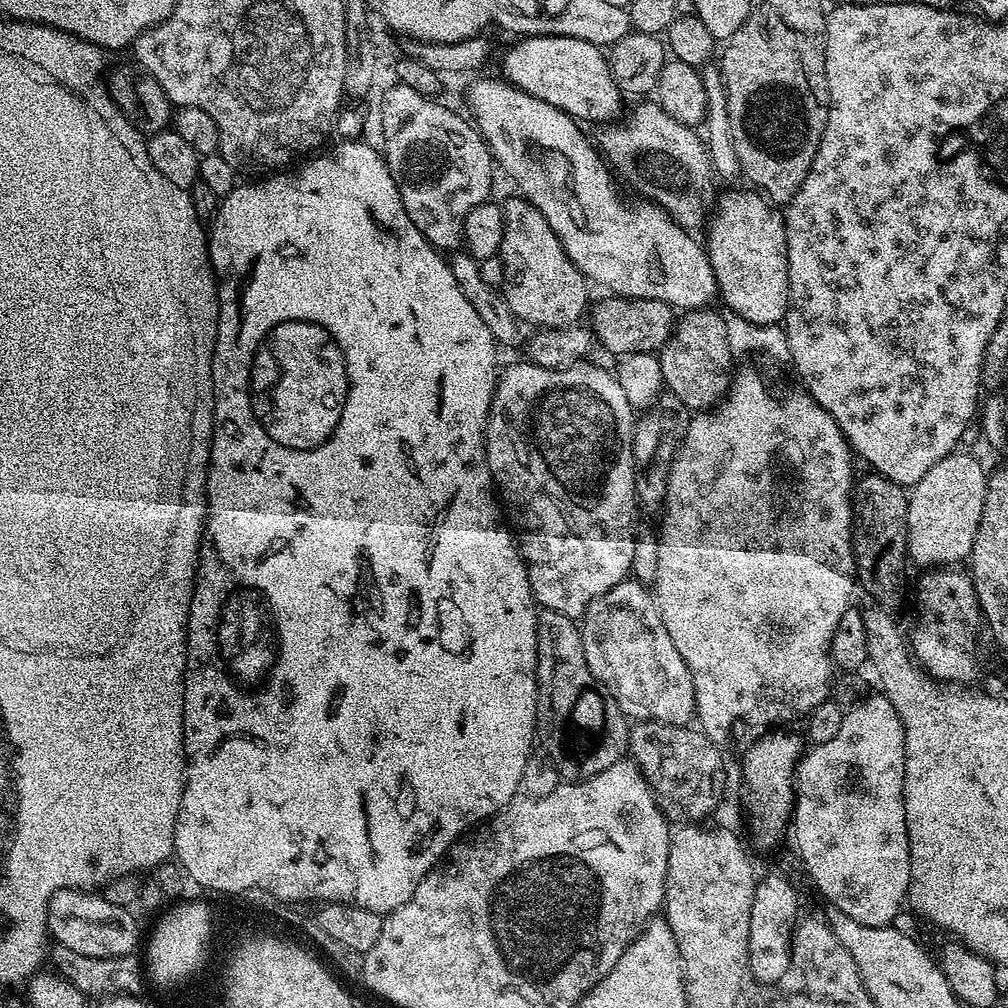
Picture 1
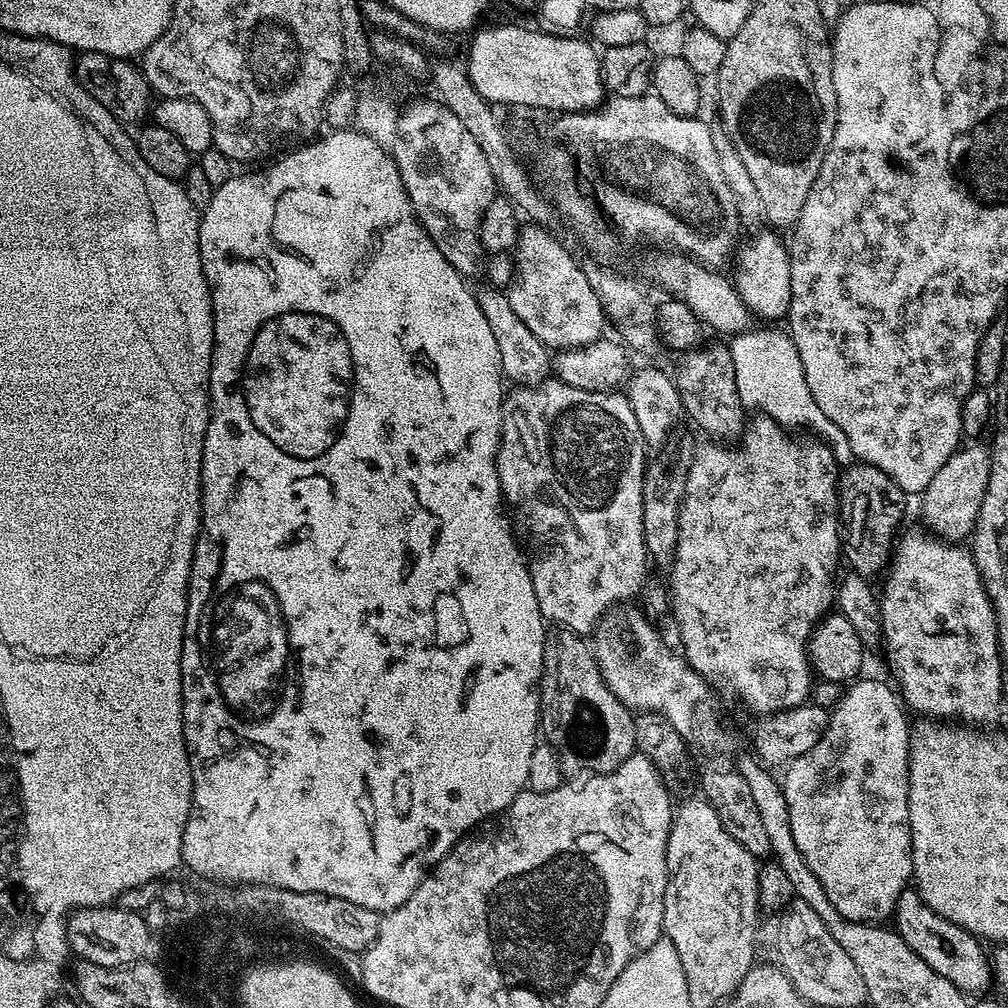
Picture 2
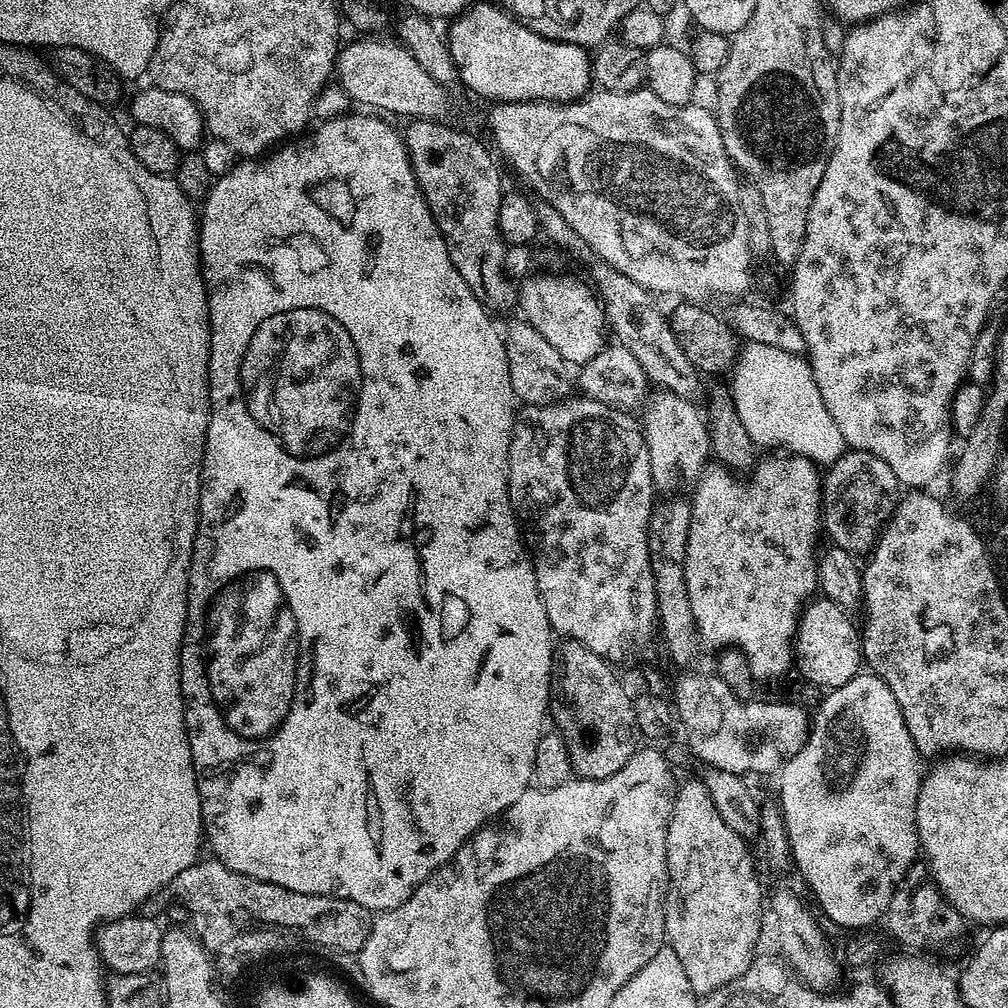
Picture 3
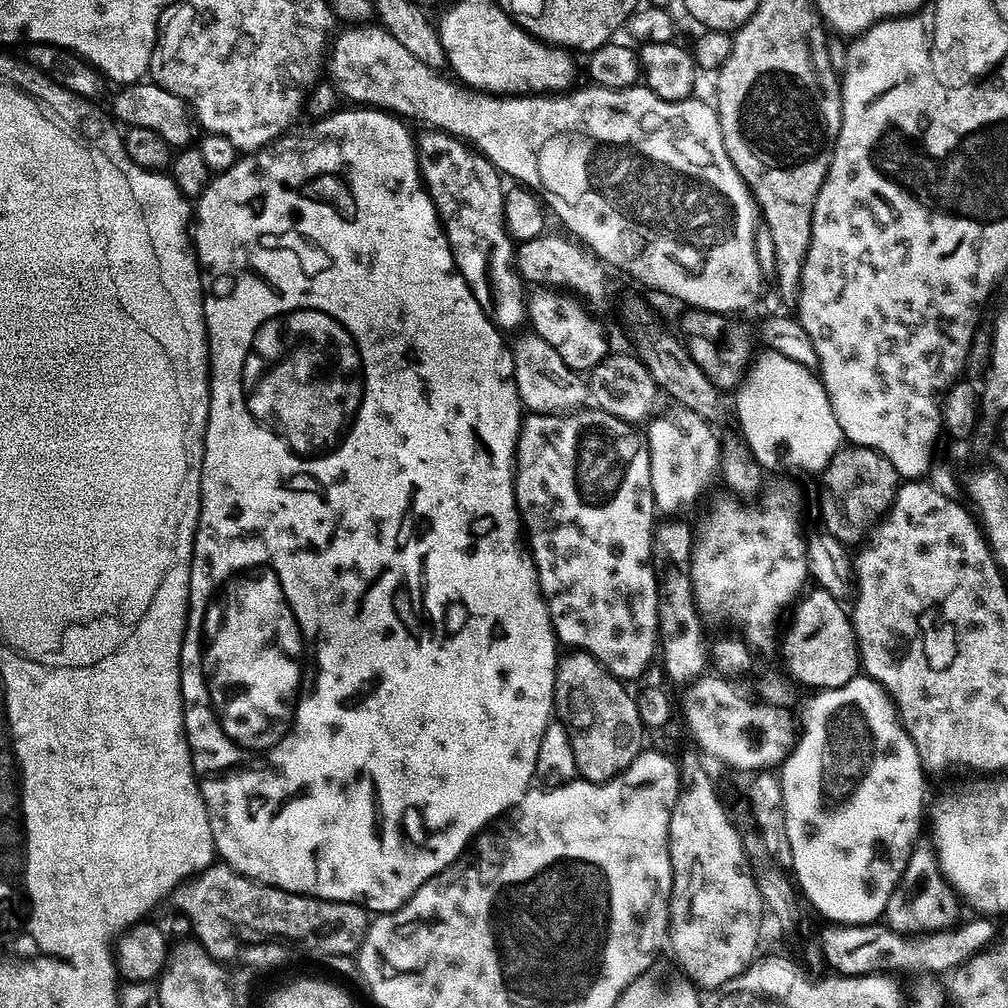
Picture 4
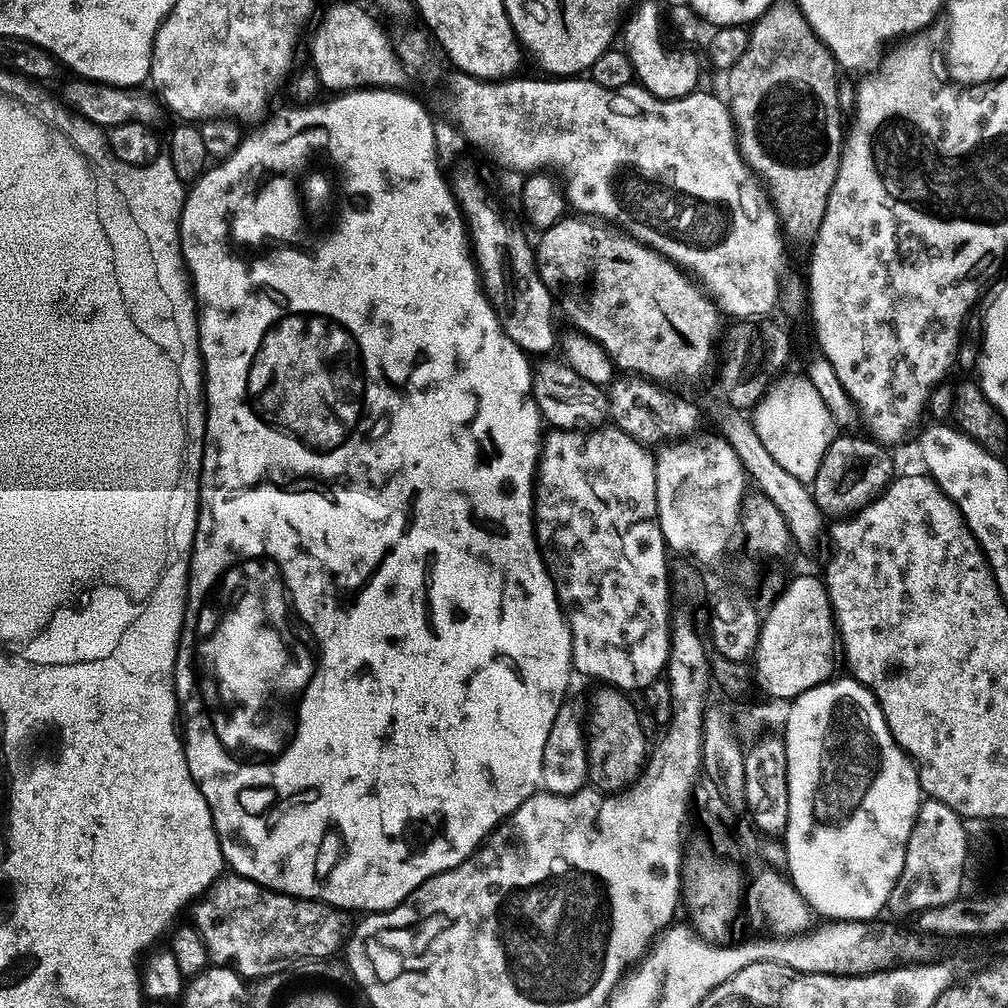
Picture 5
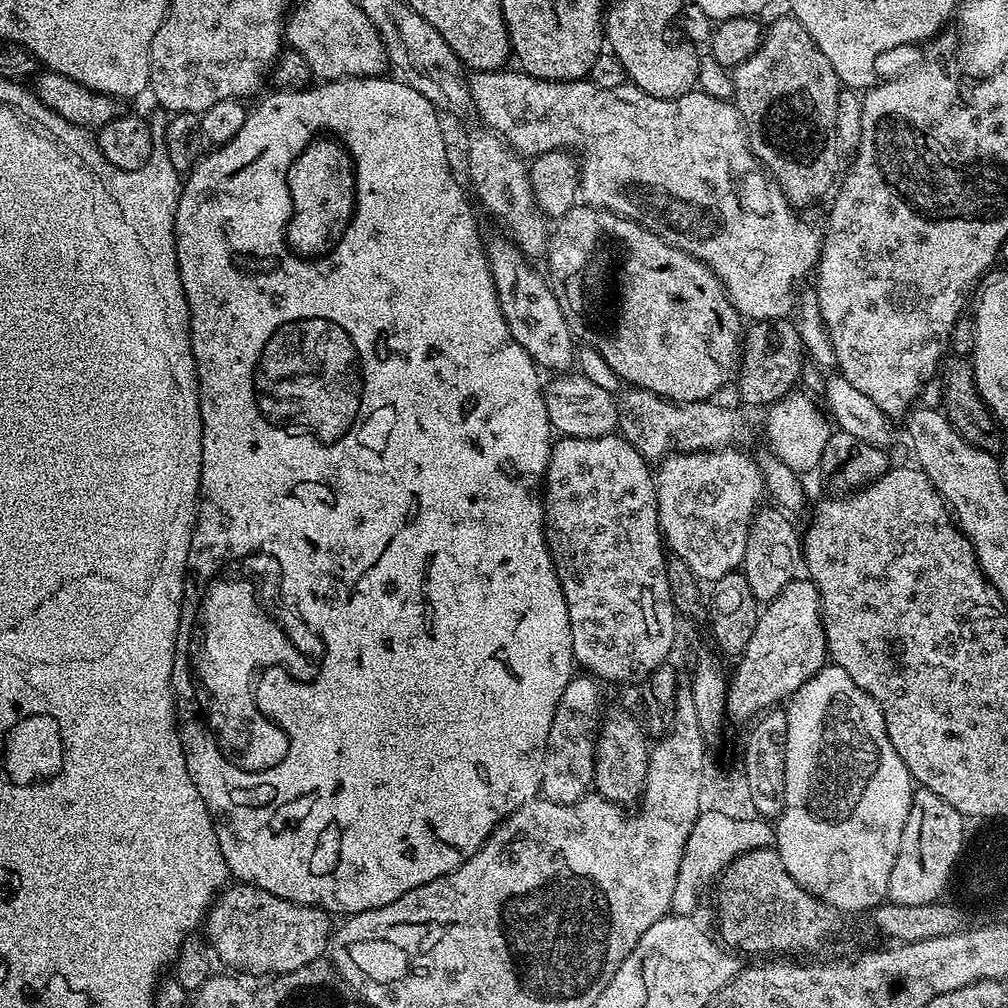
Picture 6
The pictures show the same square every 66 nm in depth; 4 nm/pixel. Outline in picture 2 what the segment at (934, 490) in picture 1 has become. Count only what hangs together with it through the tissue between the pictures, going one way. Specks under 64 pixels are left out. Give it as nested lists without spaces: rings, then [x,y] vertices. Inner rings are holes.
[[[972,442],[963,445],[939,468],[931,482],[924,487],[920,504],[920,512],[928,523],[927,531],[941,540],[964,542],[973,534],[983,495],[986,494],[988,478],[990,478],[991,460],[987,445]]]

